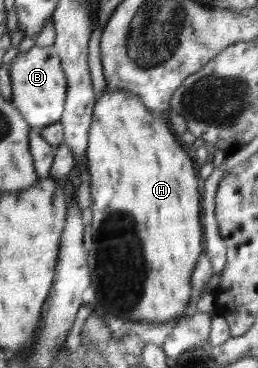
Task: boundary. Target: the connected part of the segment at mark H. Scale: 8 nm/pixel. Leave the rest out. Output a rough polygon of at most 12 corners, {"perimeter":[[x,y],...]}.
{"perimeter":[[108,87],[89,126],[95,310],[186,316],[197,164]]}

